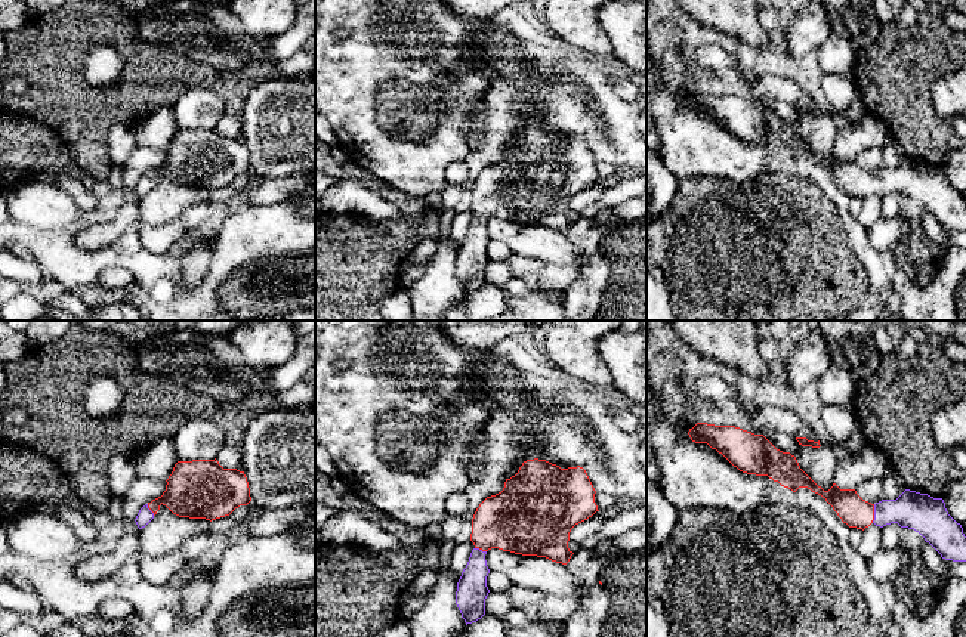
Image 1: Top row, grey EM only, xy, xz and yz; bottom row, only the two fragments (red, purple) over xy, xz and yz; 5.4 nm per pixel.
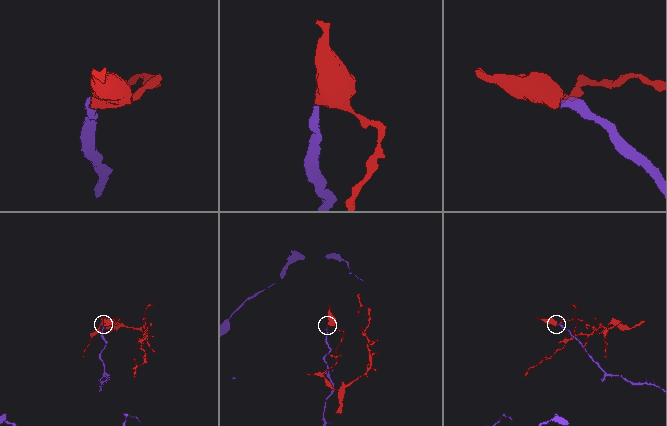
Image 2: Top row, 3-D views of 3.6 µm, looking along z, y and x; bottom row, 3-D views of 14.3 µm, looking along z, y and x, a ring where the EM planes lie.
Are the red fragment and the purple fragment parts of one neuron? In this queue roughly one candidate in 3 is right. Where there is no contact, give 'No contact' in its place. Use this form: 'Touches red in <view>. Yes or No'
Touches red in yz. Yes

